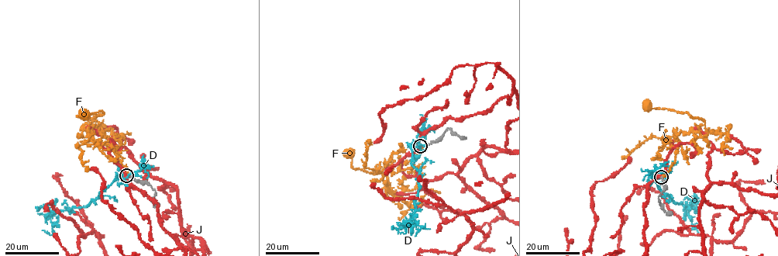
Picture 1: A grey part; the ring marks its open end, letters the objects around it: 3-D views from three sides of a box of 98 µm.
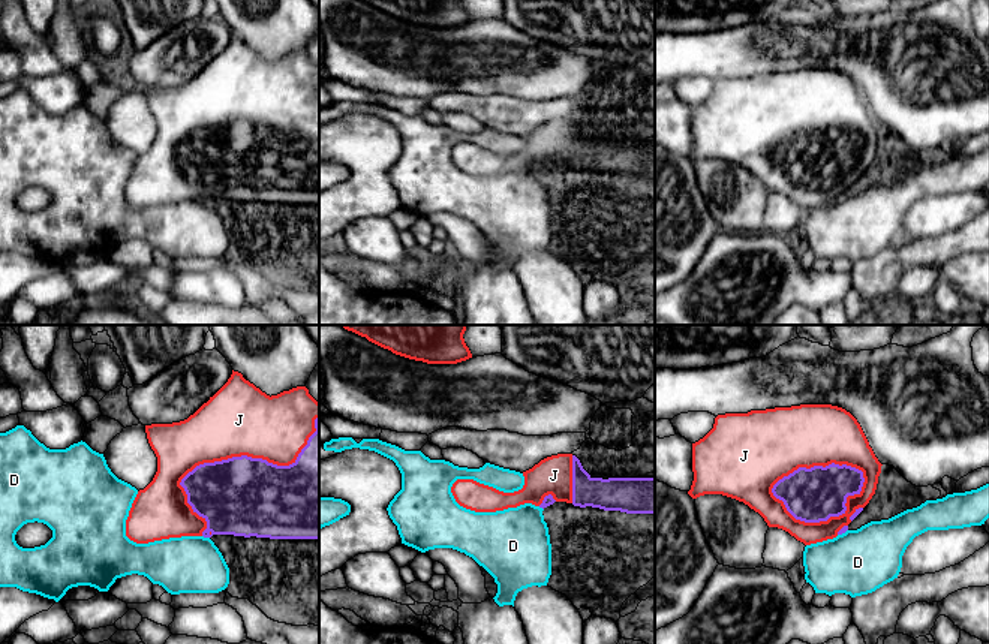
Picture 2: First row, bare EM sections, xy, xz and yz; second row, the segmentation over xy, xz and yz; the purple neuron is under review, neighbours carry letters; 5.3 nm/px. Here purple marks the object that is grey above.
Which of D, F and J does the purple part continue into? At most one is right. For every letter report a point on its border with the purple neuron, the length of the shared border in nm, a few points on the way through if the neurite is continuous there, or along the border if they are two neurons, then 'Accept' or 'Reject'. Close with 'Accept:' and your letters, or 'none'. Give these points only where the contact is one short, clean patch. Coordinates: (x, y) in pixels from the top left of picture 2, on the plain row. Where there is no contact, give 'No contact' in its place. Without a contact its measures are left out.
D: Touches purple at xy (206, 201). Shared border 40 nm. Boundary: xy (203, 199), (209, 202). Reject
F: No contact. Reject
J: Touches purple at yz (818, 131). Shared border 500 nm. Accept
Accept: J

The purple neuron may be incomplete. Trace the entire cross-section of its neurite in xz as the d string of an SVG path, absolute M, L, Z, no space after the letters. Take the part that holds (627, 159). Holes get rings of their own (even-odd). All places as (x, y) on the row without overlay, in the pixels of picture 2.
M572 118L547 121L523 141L523 153L514 157L474 144L457 144L451 157L460 171L475 177L496 177L524 168L544 174L554 166L566 166L580 172L655 178L655 142L592 142Z

